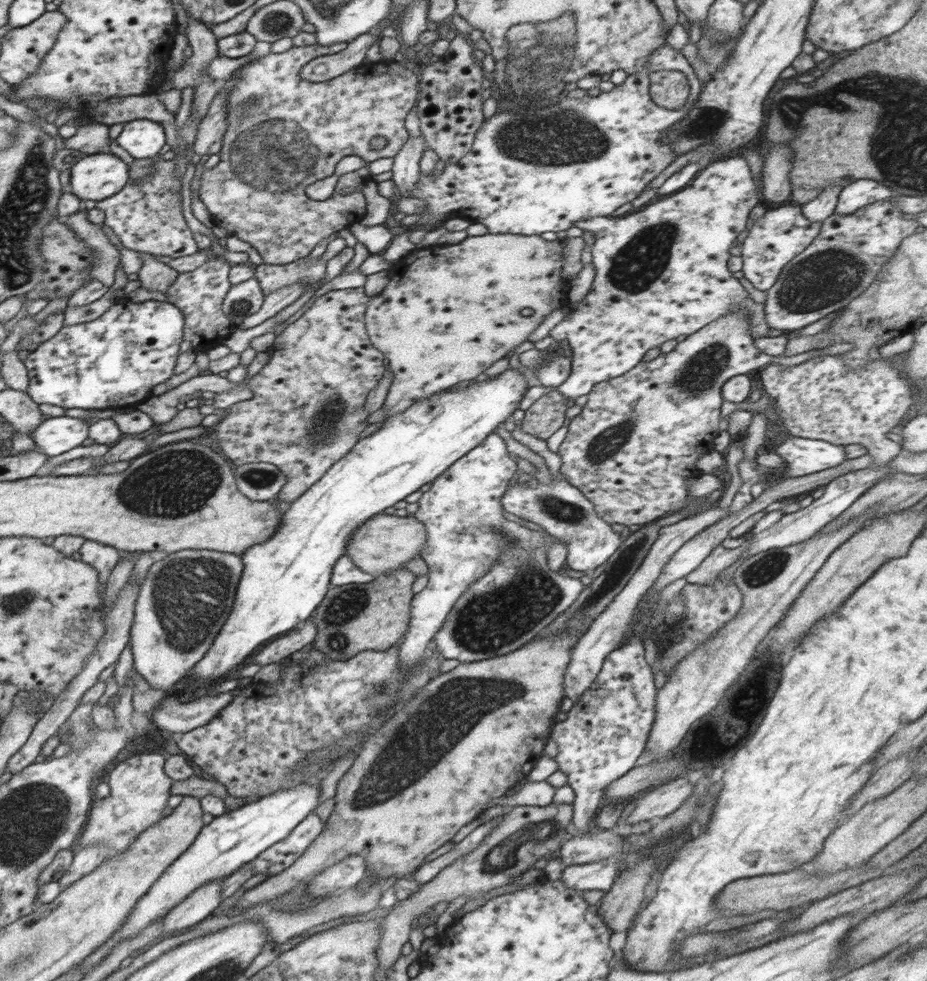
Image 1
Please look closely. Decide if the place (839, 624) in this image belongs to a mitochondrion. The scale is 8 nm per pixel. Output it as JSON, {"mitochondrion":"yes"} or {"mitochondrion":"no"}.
{"mitochondrion":"no"}

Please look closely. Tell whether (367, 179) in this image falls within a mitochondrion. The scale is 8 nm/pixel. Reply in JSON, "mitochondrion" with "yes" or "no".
{"mitochondrion":"no"}

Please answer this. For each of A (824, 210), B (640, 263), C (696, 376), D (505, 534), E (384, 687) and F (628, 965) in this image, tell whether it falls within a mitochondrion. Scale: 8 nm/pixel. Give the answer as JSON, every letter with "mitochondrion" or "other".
{"A":"other","B":"mitochondrion","C":"mitochondrion","D":"mitochondrion","E":"mitochondrion","F":"other"}

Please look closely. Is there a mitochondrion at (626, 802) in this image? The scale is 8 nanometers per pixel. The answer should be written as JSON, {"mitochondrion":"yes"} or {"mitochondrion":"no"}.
{"mitochondrion":"no"}

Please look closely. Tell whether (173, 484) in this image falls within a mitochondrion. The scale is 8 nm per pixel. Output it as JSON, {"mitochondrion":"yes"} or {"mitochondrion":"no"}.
{"mitochondrion":"yes"}

